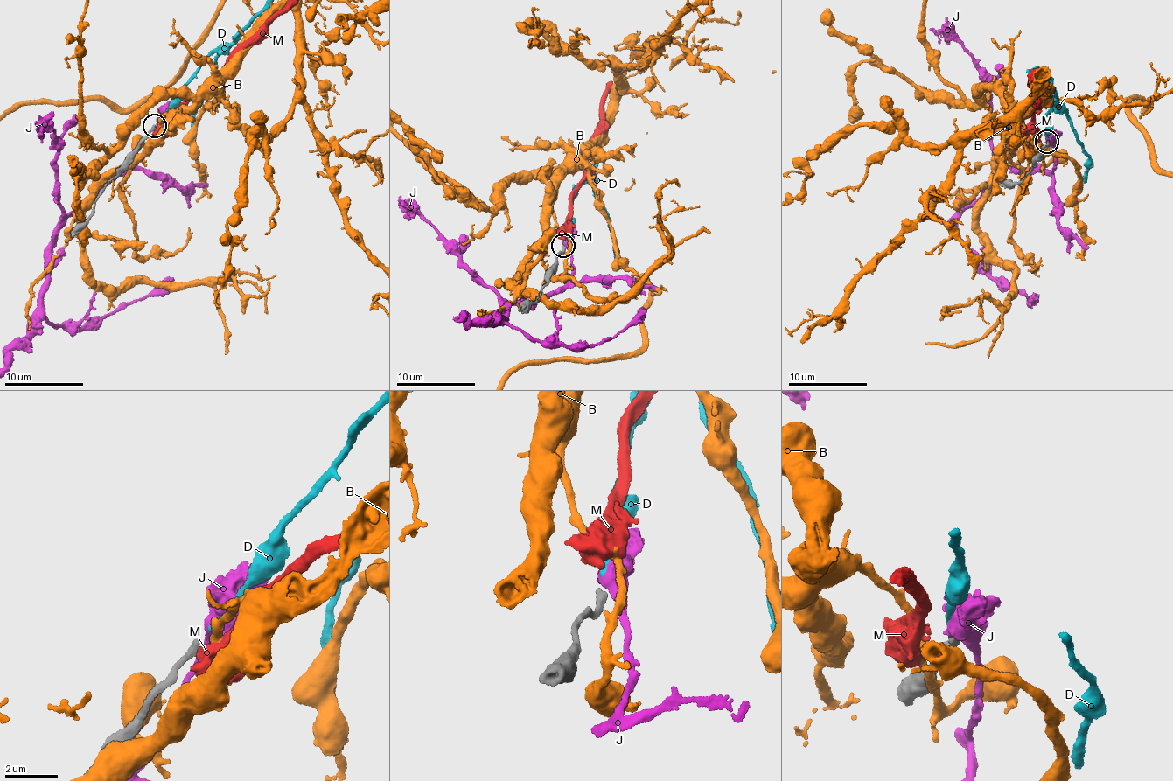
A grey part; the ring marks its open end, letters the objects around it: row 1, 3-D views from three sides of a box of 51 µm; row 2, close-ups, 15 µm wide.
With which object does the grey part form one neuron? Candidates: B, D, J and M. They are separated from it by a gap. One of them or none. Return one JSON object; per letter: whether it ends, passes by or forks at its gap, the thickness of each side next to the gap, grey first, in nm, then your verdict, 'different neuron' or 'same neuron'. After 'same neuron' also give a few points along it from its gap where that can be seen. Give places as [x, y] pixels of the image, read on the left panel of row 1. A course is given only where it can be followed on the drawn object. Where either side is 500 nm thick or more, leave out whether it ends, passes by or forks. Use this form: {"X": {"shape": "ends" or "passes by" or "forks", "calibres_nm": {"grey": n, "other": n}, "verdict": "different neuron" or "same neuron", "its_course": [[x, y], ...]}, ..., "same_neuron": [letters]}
{"B": {"shape": "forks", "calibres_nm": {"grey": 280, "other": 280}, "verdict": "different neuron"}, "D": {"shape": "ends", "calibres_nm": {"grey": 280, "other": 180}, "verdict": "same neuron"}, "J": {"calibres_nm": {"grey": 280, "other": 500}, "verdict": "different neuron"}, "M": {"shape": "ends", "calibres_nm": {"grey": 280, "other": 440}, "verdict": "different neuron"}, "same_neuron": ["D"]}

